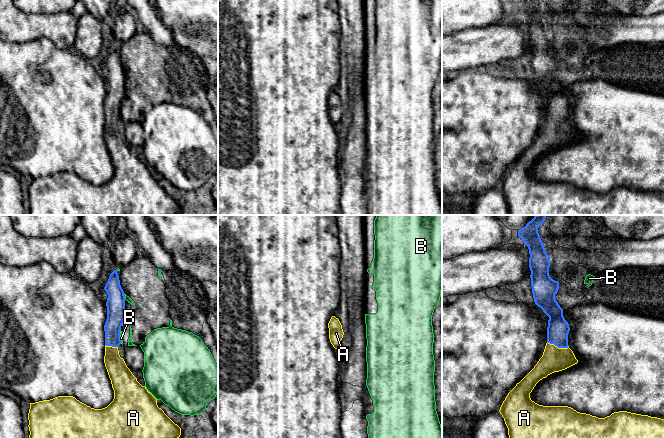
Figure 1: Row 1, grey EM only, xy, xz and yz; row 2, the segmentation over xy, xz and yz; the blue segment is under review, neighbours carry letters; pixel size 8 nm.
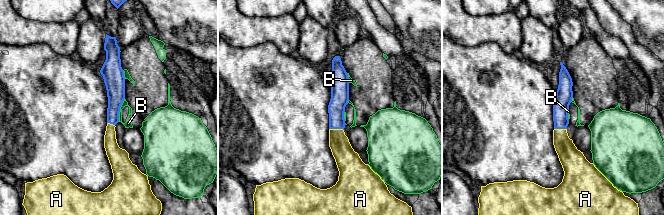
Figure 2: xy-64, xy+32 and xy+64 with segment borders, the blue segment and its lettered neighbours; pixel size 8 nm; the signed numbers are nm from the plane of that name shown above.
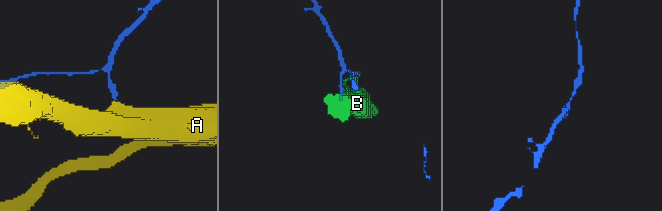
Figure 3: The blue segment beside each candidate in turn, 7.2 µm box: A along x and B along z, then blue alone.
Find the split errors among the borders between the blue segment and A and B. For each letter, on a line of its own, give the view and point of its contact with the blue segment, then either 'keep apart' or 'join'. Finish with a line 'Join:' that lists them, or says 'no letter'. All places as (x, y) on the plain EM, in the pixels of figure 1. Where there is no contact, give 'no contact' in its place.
A: yz (558, 123) | join
B: xy (123, 98) | keep apart
Join: A

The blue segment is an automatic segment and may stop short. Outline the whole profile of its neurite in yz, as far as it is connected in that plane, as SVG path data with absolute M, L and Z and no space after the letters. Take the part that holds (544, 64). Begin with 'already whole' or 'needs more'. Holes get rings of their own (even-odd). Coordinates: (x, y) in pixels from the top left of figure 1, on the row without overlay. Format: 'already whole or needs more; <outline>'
needs more; M526 0L518 12L529 25L534 78L549 93L547 119L537 140L500 183L509 215L664 215L661 194L627 187L598 194L568 182L543 182L531 176L530 169L540 156L578 139L568 121L569 100L555 74L559 58L549 51L550 35L538 9L540 1Z

